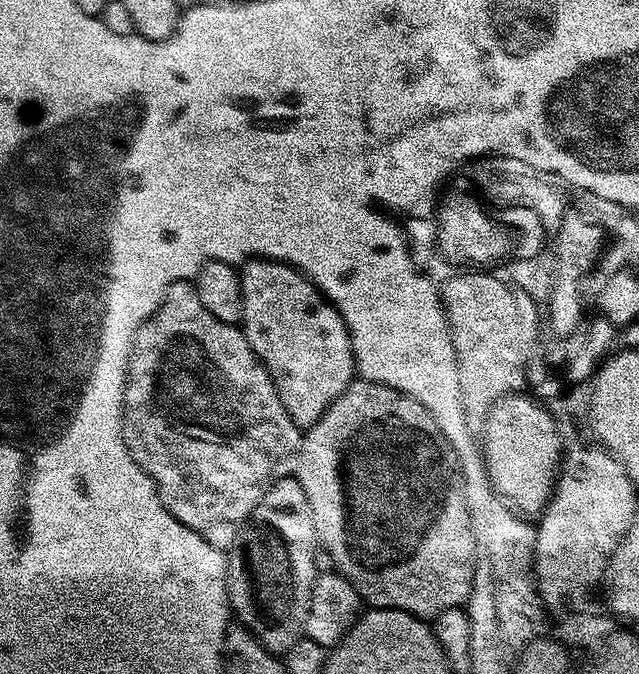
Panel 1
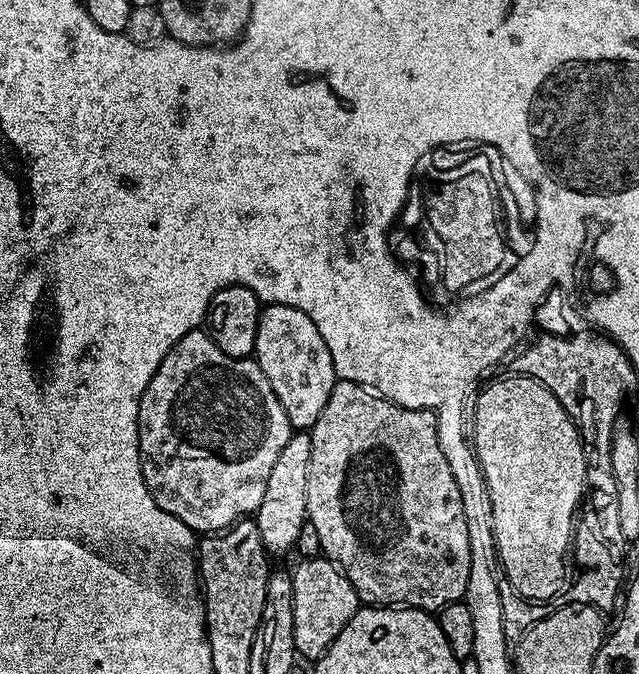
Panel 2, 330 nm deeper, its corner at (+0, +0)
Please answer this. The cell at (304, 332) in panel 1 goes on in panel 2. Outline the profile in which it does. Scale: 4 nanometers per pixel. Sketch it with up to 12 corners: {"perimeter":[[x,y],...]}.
{"perimeter":[[267,305],[254,359],[293,429],[312,429],[338,379],[302,310]]}

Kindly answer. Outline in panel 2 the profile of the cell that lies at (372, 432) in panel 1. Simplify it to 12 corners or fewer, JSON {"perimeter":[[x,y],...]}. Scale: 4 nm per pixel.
{"perimeter":[[337,379],[307,523],[368,606],[463,601],[436,417]]}

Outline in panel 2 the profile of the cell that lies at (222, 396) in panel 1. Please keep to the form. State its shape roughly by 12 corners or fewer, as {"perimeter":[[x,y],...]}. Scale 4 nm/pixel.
{"perimeter":[[207,331],[138,410],[166,514],[215,534],[262,506],[293,426]]}

